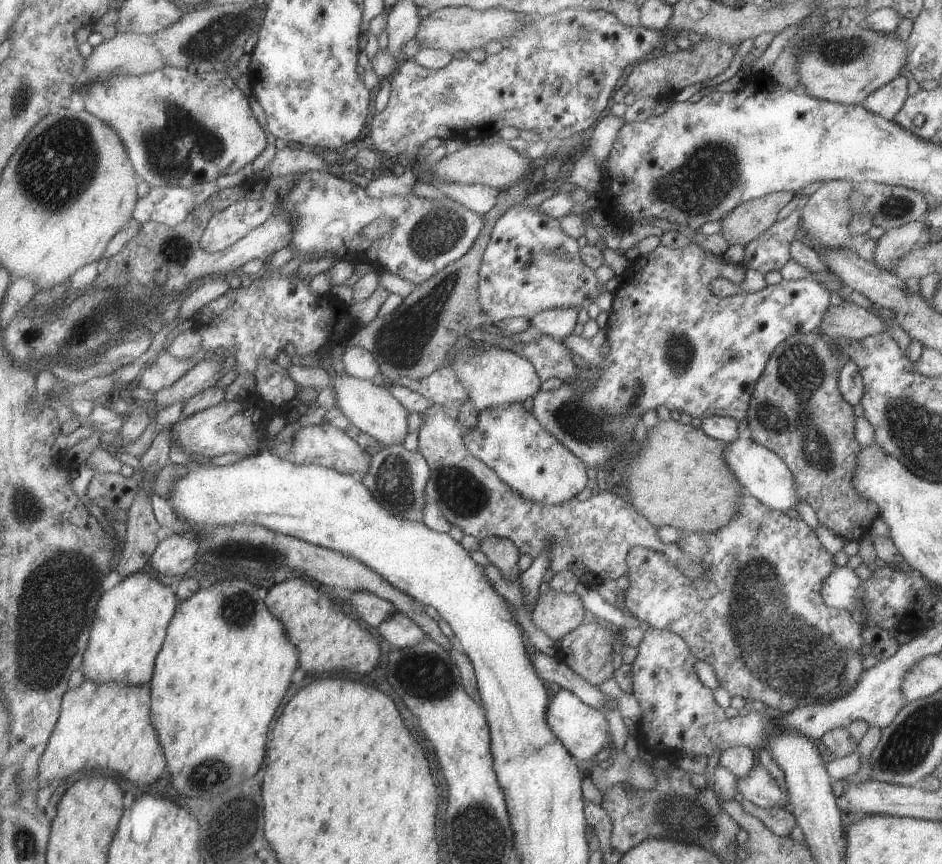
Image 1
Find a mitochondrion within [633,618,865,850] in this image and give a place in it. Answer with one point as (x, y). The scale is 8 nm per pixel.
(683, 812)

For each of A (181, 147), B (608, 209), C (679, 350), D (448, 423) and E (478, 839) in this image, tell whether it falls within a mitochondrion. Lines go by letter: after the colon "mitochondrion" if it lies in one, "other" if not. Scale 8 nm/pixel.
A: mitochondrion
B: other
C: mitochondrion
D: other
E: mitochondrion

